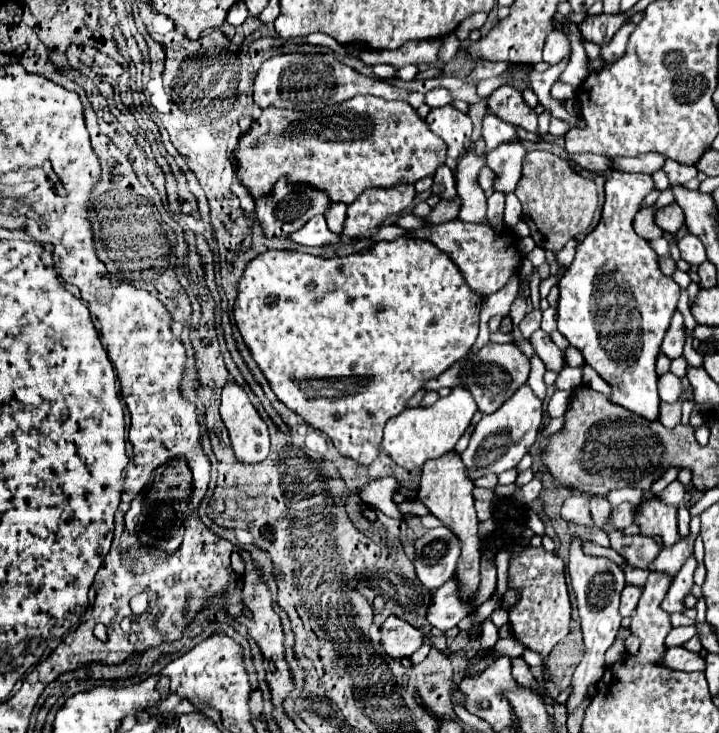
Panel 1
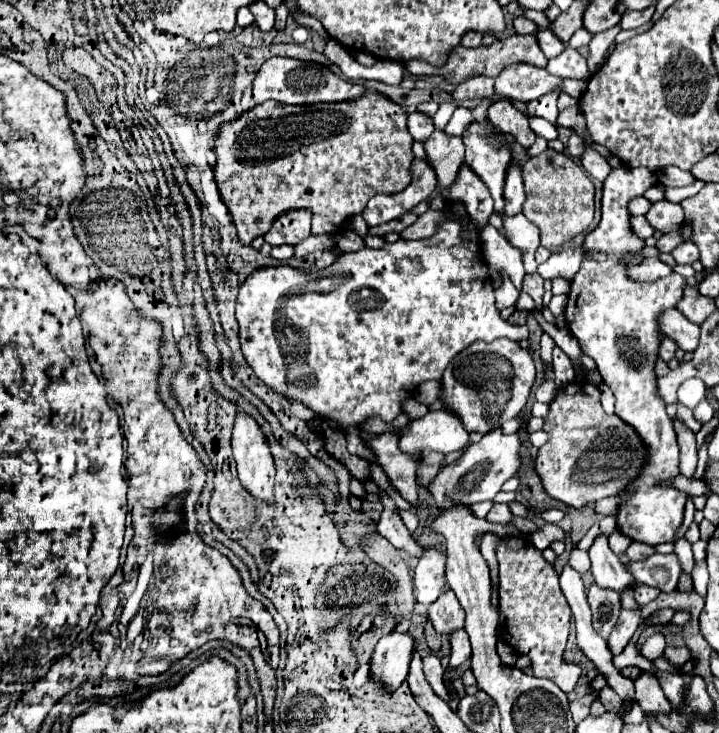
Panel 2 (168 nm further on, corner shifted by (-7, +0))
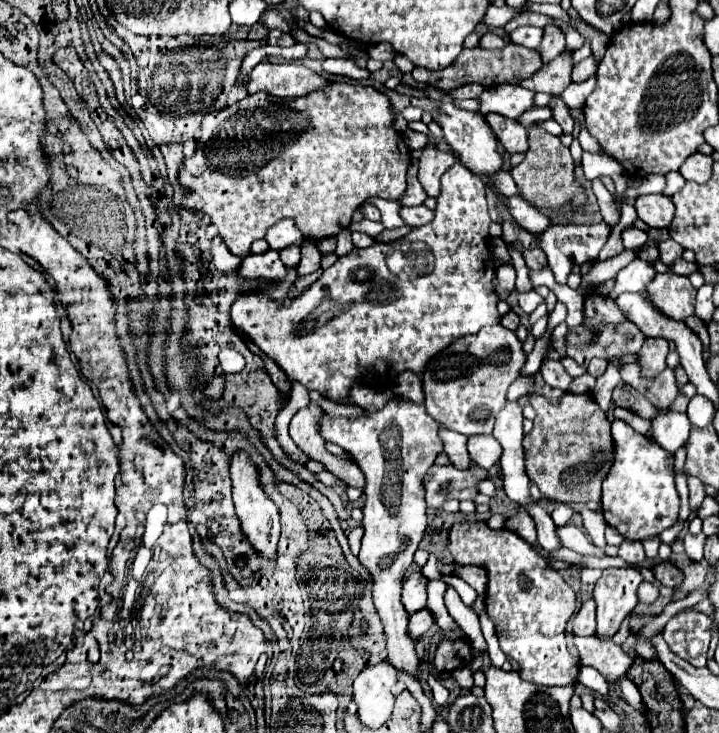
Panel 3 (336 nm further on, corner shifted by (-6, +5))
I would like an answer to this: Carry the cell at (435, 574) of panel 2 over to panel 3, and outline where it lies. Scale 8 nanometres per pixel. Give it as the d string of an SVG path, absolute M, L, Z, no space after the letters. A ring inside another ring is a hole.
M413 572L405 584L403 584L403 606L407 612L415 612L427 604L427 584L429 578L425 578L421 572Z

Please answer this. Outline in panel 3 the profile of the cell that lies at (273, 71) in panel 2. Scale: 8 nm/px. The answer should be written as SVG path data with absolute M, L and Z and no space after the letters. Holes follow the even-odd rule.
M259 62L251 72L247 90L249 94L265 90L279 98L293 98L323 90L325 86L329 86L329 80L303 64Z

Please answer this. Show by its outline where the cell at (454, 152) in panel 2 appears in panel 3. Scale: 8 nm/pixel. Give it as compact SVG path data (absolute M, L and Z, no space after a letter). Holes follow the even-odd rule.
M427 144L423 148L423 154L419 158L419 182L425 188L427 196L437 198L439 196L439 180L447 168L451 168L457 162L457 156L453 152L439 150L435 144Z

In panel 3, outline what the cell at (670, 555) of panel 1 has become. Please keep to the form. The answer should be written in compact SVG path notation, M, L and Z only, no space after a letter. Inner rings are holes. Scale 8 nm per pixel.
M567 524L567 526L561 526L557 530L559 530L559 538L561 538L565 548L571 548L579 554L589 554L589 556L599 556L599 558L605 556L605 552L601 548L597 548L591 540L585 538L581 528L577 528L573 524Z

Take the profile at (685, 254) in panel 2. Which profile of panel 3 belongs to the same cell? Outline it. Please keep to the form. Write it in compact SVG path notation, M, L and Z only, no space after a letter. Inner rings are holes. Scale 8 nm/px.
M663 240L659 246L659 254L661 254L661 262L665 262L665 264L673 264L675 260L679 260L681 258L681 254L683 254L683 246L679 246L675 240Z

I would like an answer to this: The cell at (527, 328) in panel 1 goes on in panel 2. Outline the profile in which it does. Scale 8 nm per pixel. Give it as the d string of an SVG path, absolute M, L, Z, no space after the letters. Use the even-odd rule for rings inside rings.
M462 165L456 181L452 183L450 191L448 191L448 207L450 203L462 203L468 215L468 225L462 225L462 219L458 219L454 215L452 209L446 209L446 221L442 227L438 227L438 231L428 237L428 239L420 239L420 241L396 241L396 243L386 243L382 249L360 249L354 253L342 253L328 269L320 271L320 273L302 273L296 271L292 267L262 267L258 271L254 271L242 285L238 291L238 299L236 299L236 321L240 327L240 345L242 345L242 353L248 361L248 365L254 369L256 377L260 377L268 387L276 389L278 393L282 393L284 397L292 397L300 403L304 403L306 407L310 407L314 413L330 419L330 421L338 421L338 423L346 423L350 427L356 427L360 421L368 419L368 417L380 417L384 421L392 421L396 415L400 415L400 403L408 399L408 395L412 395L416 391L416 387L424 381L430 379L440 379L440 375L444 373L446 365L468 345L472 345L474 341L494 341L498 337L506 337L510 341L522 341L528 339L528 327L526 325L508 325L508 321L504 321L498 313L496 313L496 299L494 299L494 289L492 289L492 281L488 275L488 265L484 261L484 255L480 251L480 231L488 225L488 217L492 215L492 207L494 201L490 197L488 187L484 187L482 179L476 179L476 175L472 173L470 167ZM320 277L328 277L330 283L334 283L334 289L330 293L316 293L316 279Z

